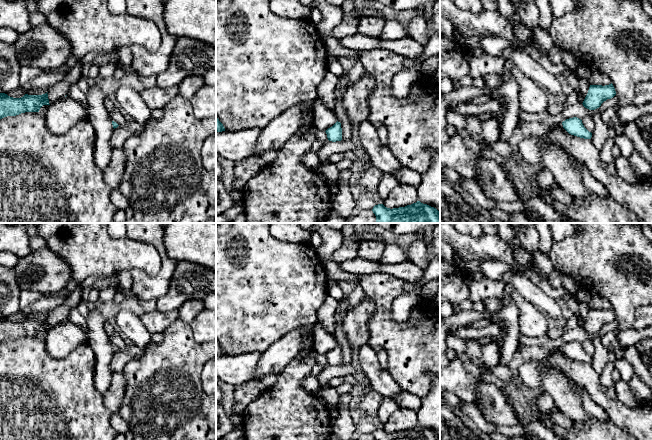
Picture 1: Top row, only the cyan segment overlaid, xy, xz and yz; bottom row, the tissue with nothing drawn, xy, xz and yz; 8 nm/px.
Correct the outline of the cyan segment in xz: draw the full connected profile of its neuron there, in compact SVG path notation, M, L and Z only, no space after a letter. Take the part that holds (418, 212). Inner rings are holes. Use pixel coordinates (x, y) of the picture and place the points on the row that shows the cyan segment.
M420 201L393 209L378 204L372 211L376 216L376 223L440 223L439 211Z

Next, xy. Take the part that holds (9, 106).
M0 93L0 119L7 116L16 116L25 112L39 112L43 105L50 105L48 94L28 95L13 98Z

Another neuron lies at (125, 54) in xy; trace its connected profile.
M121 47L116 51L119 56L119 65L122 69L125 69L127 66L130 66L132 63L132 51L130 47Z

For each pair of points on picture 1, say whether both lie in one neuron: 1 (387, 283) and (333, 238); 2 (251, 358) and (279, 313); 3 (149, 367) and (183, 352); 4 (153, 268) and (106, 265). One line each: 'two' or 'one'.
1: two
2: two
3: one
4: one

